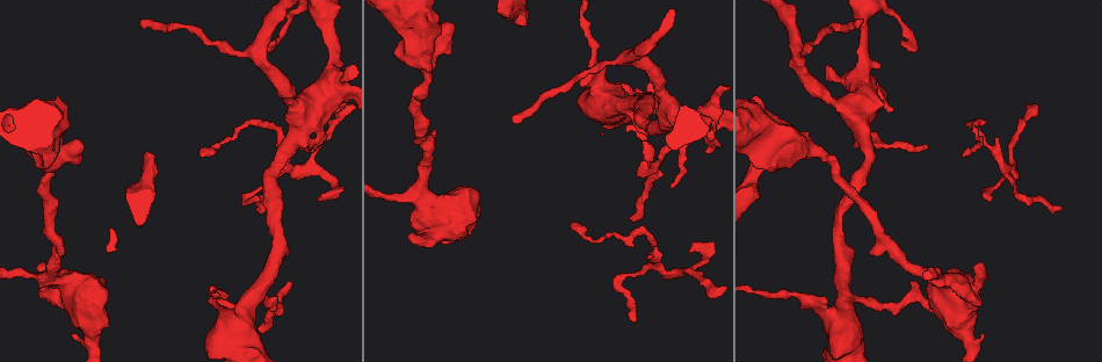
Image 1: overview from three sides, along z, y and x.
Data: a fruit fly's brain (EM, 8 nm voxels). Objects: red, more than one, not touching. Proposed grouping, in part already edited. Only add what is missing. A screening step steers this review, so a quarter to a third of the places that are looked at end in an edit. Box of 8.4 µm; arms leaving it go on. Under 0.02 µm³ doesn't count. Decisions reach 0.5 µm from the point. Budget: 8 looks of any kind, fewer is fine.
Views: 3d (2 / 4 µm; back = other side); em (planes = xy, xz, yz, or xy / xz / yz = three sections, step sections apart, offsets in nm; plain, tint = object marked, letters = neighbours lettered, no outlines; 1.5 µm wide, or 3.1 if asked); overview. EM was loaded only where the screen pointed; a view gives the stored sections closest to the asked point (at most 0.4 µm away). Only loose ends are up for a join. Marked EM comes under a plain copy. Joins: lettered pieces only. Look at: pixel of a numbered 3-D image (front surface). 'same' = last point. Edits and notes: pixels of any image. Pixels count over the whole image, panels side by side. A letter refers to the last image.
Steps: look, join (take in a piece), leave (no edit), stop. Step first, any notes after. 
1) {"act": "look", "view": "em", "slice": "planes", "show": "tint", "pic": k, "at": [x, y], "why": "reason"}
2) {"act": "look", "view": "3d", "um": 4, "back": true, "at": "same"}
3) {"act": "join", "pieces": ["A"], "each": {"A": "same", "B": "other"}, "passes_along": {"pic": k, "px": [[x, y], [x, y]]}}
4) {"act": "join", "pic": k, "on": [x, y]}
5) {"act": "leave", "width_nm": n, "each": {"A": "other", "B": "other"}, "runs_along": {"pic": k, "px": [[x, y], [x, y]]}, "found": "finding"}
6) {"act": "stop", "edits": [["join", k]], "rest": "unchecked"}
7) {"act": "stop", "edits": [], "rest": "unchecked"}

{"act": "look", "view": "em", "slice": "planes", "show": "tint", "pic": 1, "at": [516, 21], "why": "free end"}

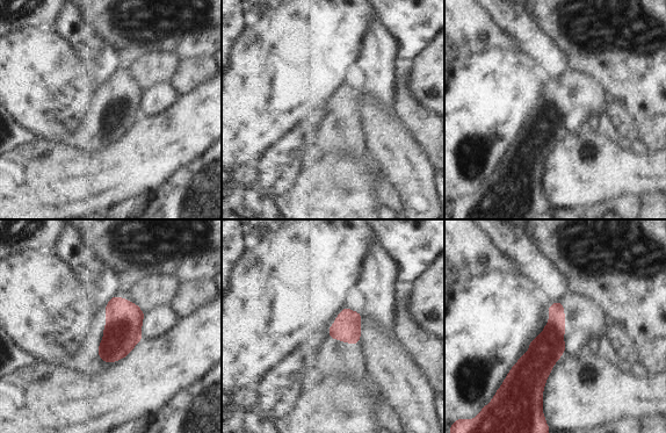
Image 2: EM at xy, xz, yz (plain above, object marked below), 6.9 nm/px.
{"act": "look", "view": "em", "slice": "planes", "show": "letters", "at": "same"}

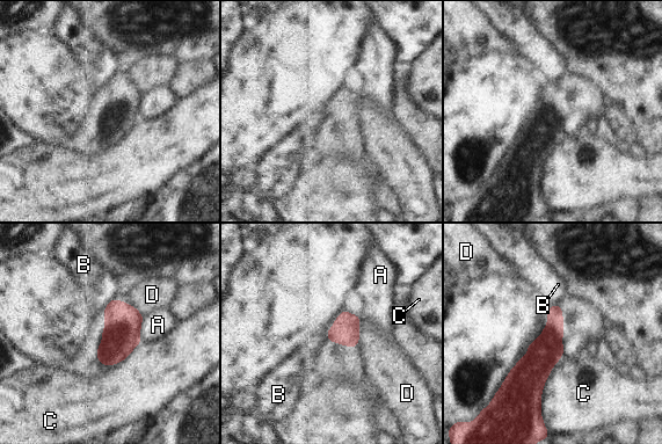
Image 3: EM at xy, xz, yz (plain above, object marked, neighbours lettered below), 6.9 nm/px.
{"act": "leave", "each": {"A": "other", "B": "other", "C": "other", "D": "other"}, "border": {"pic": 3, "px": [[564, 352], [544, 385], [540, 413]]}, "found": "none of them fits"}

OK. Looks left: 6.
{"act": "look", "view": "em", "slice": "xz", "step": 4, "show": "tint", "pic": 1, "at": [636, 173], "why": "thin end"}

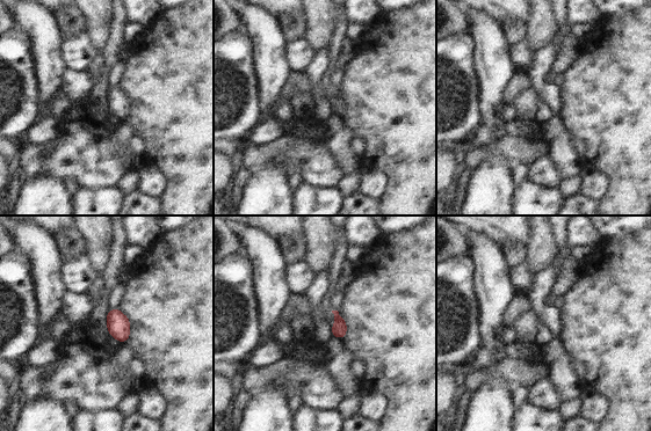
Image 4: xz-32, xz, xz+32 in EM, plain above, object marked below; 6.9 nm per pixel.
{"act": "look", "view": "em", "slice": "planes", "show": "letters", "at": "same"}

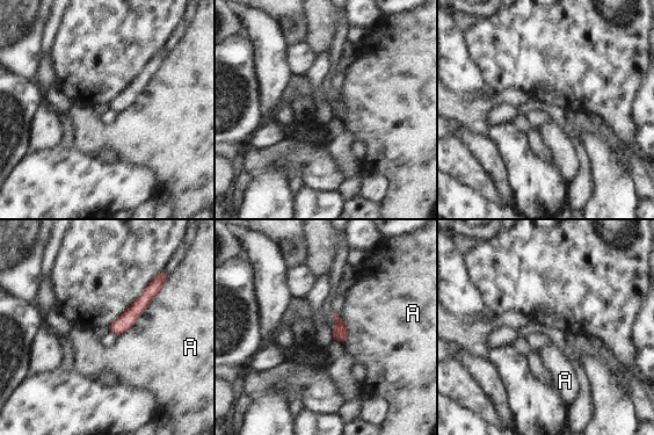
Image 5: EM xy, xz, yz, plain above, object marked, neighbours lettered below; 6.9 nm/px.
{"act": "leave", "each": {"A": "other"}, "found": "none of them fits"}

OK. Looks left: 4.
{"act": "look", "view": "em", "slice": "planes", "show": "letters", "pic": 1, "at": [673, 187], "why": "branch stops here"}

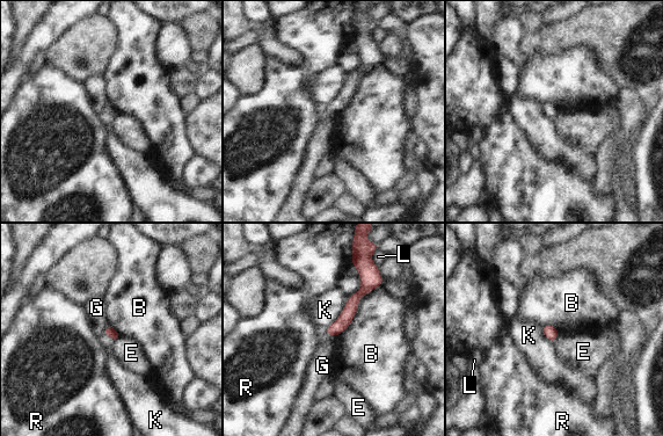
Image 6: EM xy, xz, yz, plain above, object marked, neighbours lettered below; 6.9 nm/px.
{"act": "leave", "each": {"B": "other", "E": "other", "G": "other", "K": "other", "L": "other", "R": "other"}, "runs_along": {"pic": 6, "px": [[362, 269], [365, 288], [328, 332]]}, "found": "no lettered piece goes on from it"}

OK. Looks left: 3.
{"act": "look", "view": "em", "slice": "xz", "step": 8, "show": "tint", "pic": 1, "at": [442, 241], "why": "an open end"}

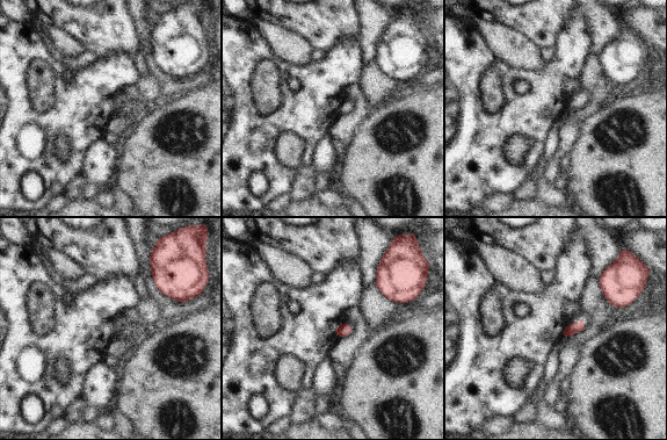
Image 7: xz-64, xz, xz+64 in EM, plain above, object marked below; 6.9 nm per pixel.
{"act": "look", "view": "em", "slice": "planes", "show": "letters", "at": "same"}

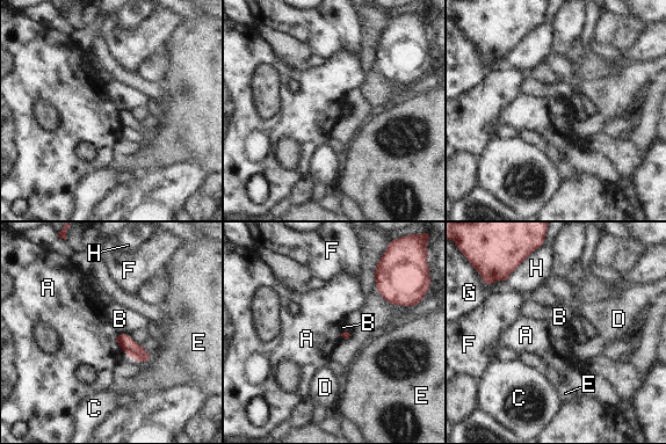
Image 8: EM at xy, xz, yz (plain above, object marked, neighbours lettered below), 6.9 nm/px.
{"act": "leave", "each": {"A": "other", "B": "other", "C": "other", "D": "other", "E": "other", "F": "other", "G": "other", "H": "other"}, "border": {"pic": 8, "px": [[128, 333], [118, 333], [114, 336]]}, "found": "no lettered piece goes on from it"}

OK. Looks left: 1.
{"act": "stop", "edits": [], "rest": "unchecked"}

